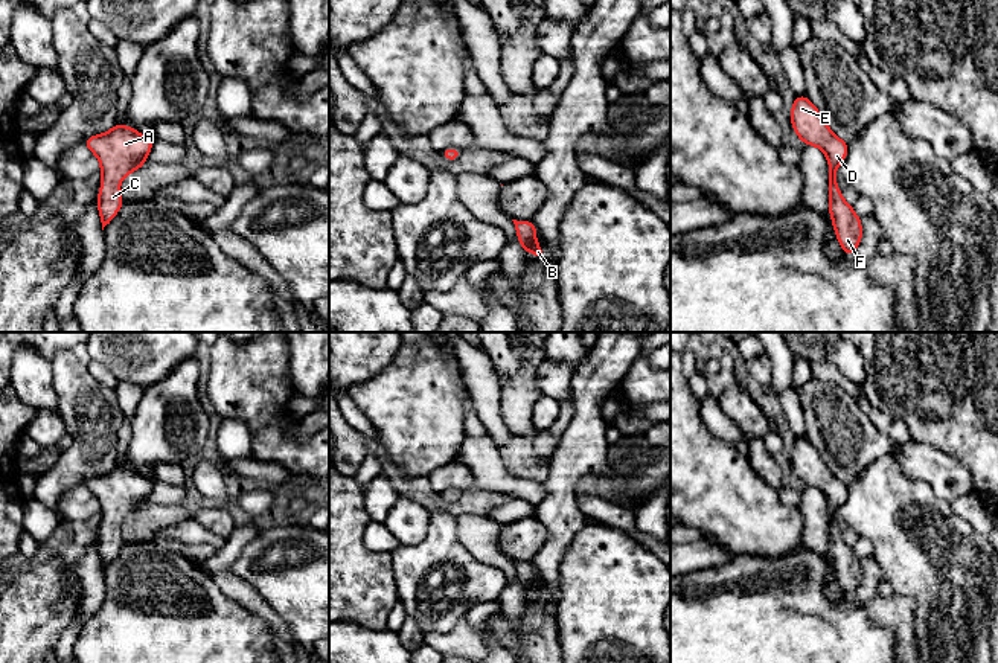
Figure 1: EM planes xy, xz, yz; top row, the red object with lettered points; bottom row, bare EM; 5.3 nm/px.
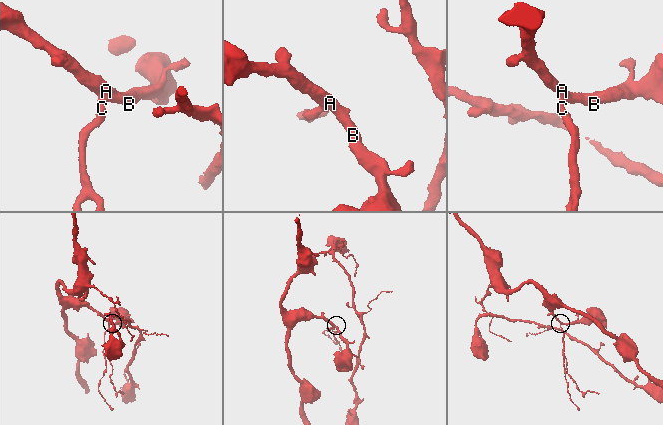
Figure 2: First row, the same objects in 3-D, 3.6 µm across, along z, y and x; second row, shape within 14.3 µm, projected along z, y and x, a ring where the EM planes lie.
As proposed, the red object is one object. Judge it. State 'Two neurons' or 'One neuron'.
One neuron

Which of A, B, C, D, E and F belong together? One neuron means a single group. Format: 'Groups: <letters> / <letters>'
Groups: A B C D E F

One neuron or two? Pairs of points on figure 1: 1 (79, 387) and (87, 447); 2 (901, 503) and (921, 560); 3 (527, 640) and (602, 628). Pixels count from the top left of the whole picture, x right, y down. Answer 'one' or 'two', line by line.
1: one
2: one
3: two

